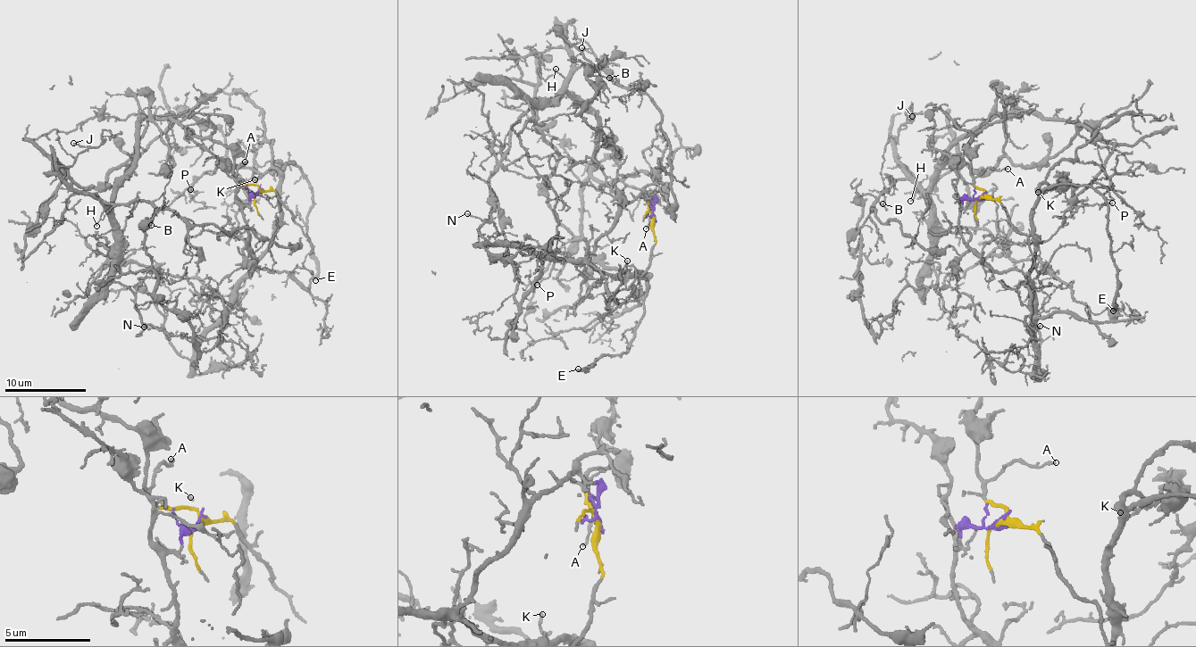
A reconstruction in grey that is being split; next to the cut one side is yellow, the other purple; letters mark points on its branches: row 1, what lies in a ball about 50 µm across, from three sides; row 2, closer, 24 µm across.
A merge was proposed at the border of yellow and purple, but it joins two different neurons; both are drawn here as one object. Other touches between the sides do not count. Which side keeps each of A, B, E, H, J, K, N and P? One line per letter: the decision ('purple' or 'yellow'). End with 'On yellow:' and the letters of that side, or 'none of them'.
A: yellow
B: yellow
E: purple
H: yellow
J: yellow
K: purple
N: purple
P: purple
On yellow: A, B, H, J

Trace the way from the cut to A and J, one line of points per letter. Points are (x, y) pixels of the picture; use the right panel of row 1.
A: (981, 196), (982, 189), (976, 188), (973, 179), (989, 168), (1007, 168)
J: (981, 196), (971, 136), (1021, 114), (1000, 113), (954, 144), (926, 191), (903, 172), (889, 136), (912, 115)

